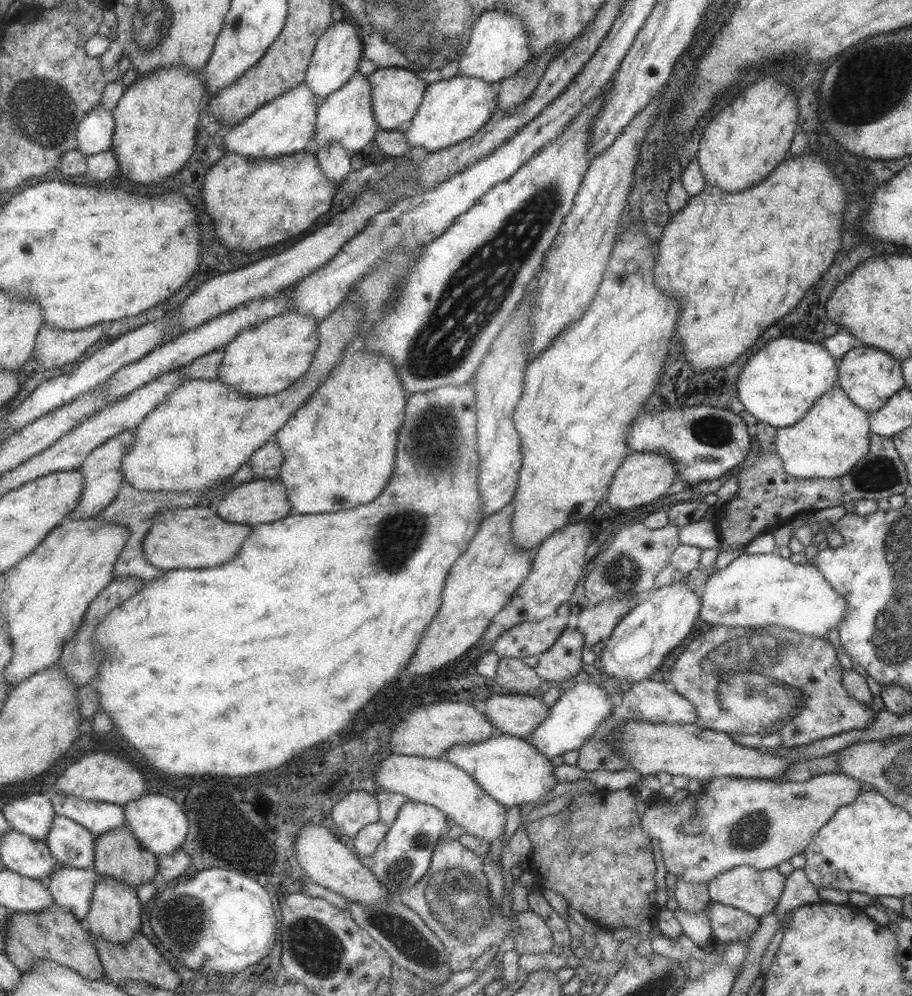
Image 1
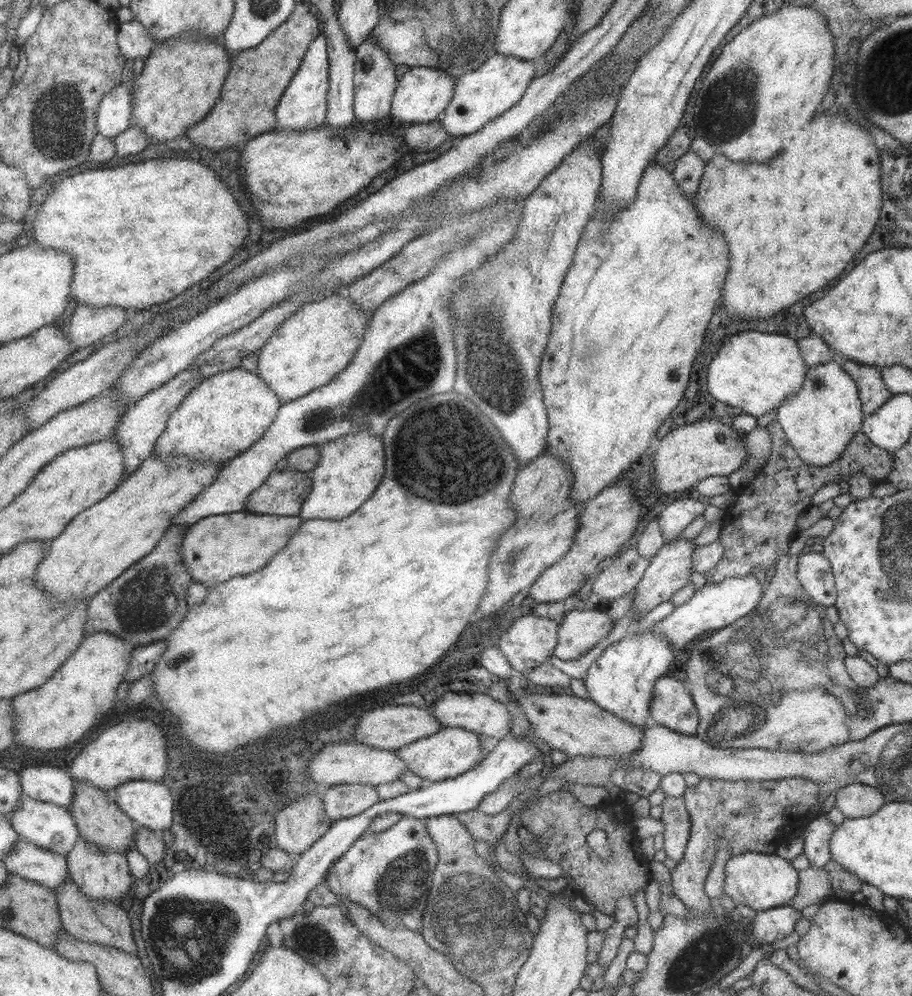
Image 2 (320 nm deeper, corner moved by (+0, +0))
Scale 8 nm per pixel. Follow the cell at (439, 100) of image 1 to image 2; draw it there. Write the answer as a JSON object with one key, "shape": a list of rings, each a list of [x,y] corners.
{"shape":[[[493,52],[477,68],[455,77],[454,96],[450,104],[437,119],[439,124],[452,137],[466,137],[479,130],[492,118],[497,118],[510,109],[524,95],[526,86],[534,77],[535,62],[524,61],[517,57],[506,57]]]}

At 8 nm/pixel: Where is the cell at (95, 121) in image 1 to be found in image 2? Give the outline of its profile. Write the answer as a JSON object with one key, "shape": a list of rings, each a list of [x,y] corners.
{"shape":[[[116,86],[107,93],[98,114],[99,132],[114,139],[132,125],[134,113],[134,87]]]}

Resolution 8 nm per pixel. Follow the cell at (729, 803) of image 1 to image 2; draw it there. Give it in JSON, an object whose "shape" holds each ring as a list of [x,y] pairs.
{"shape":[[[847,784],[836,793],[833,808],[845,818],[865,818],[886,803],[884,794],[879,789],[866,784]]]}

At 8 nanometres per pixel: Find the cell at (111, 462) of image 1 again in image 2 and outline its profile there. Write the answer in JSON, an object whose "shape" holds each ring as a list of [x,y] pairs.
{"shape":[[[190,367],[166,382],[165,385],[161,385],[161,388],[147,393],[141,400],[129,407],[114,434],[119,439],[125,453],[127,476],[137,471],[144,460],[156,453],[157,441],[168,427],[169,419],[181,408],[186,395],[193,392],[201,383],[200,370],[197,367]]]}

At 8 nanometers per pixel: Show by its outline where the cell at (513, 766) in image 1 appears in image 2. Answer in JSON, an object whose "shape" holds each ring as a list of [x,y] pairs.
{"shape":[[[442,727],[438,733],[431,734],[430,737],[421,738],[419,741],[411,743],[401,750],[397,750],[399,758],[403,759],[410,771],[419,776],[424,781],[443,781],[455,778],[458,774],[465,773],[466,770],[474,768],[478,762],[487,756],[483,749],[479,747],[477,735],[461,727]]]}

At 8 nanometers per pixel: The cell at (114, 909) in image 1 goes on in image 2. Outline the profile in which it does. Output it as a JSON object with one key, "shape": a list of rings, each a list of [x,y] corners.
{"shape":[[[78,838],[77,846],[66,854],[70,878],[73,879],[81,890],[95,901],[113,901],[117,904],[129,894],[134,885],[135,876],[130,869],[128,856],[117,851],[107,851],[88,838]]]}

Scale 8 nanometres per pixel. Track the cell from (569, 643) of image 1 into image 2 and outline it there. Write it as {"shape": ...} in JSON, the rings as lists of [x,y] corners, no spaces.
{"shape":[[[605,608],[571,610],[558,623],[558,641],[552,652],[559,660],[576,660],[614,628]]]}

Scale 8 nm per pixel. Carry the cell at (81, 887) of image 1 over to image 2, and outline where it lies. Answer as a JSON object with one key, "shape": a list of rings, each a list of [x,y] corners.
{"shape":[[[21,837],[3,859],[12,874],[57,890],[70,878],[68,860],[62,854],[41,848]]]}

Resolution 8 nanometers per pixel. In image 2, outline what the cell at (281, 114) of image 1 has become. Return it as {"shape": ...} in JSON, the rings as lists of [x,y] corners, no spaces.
{"shape":[[[324,34],[317,36],[307,51],[301,68],[287,88],[278,106],[278,126],[276,129],[309,130],[325,125],[328,120],[330,101],[330,53],[328,40]]]}

